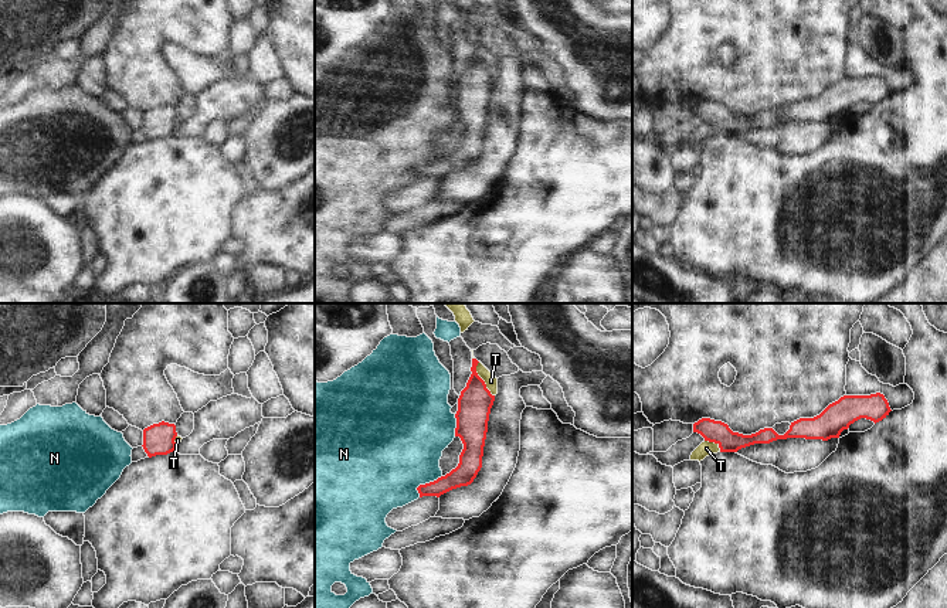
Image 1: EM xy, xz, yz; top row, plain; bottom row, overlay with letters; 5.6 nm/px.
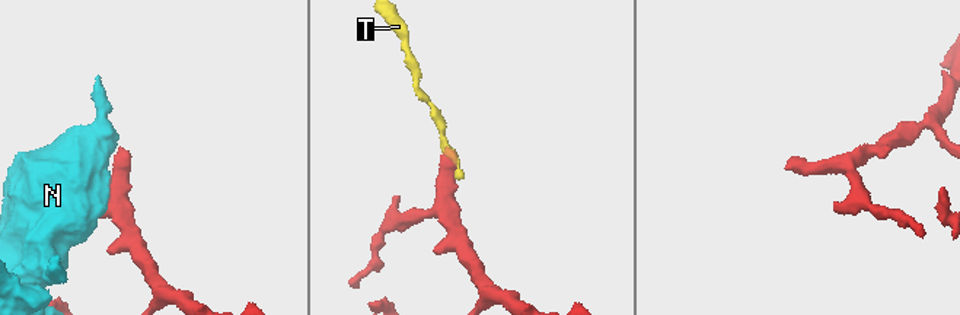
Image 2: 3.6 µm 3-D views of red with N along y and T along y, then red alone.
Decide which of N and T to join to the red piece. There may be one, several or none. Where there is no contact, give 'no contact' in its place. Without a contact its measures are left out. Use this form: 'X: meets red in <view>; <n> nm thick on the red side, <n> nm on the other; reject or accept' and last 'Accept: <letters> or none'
N: meets red in xz; 120 nm thick on the red side, 480 nm on the other; reject
T: meets red in xz; 190 nm thick on the red side, 70 nm on the other; reject
Accept: none

